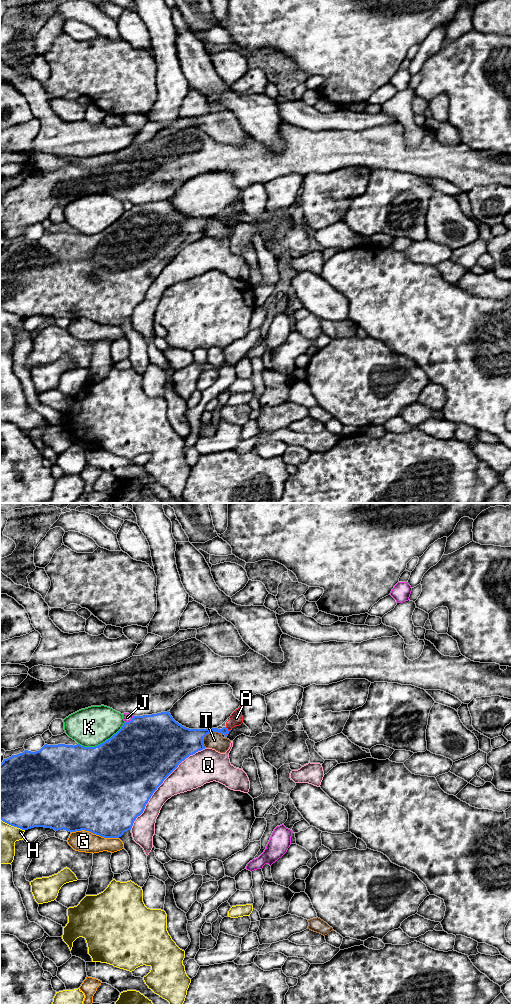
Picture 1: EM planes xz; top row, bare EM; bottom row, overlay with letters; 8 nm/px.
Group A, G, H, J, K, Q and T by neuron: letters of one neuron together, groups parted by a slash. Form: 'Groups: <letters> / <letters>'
Groups: A Q / G / H / J / K / T

